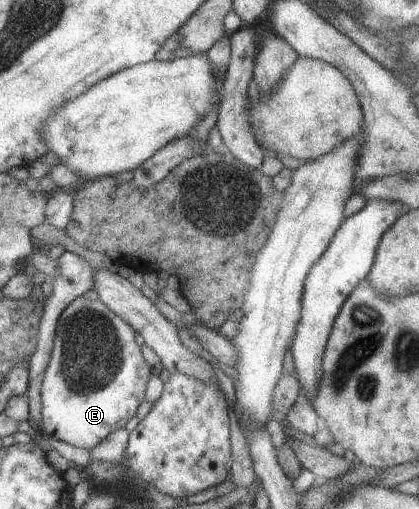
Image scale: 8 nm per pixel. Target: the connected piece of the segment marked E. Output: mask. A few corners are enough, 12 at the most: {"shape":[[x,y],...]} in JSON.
{"shape":[[79,296],[60,317],[43,433],[96,448],[147,399],[135,328]]}

